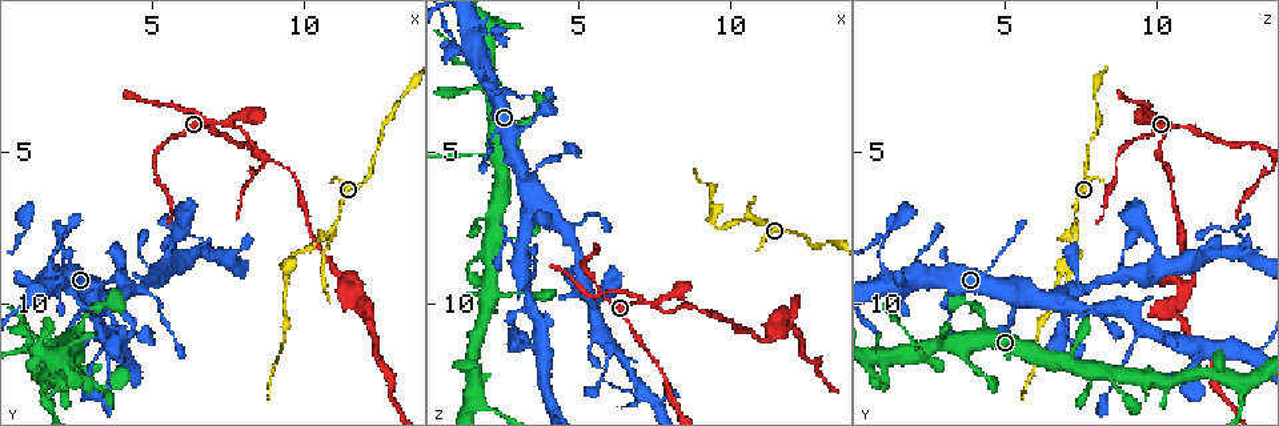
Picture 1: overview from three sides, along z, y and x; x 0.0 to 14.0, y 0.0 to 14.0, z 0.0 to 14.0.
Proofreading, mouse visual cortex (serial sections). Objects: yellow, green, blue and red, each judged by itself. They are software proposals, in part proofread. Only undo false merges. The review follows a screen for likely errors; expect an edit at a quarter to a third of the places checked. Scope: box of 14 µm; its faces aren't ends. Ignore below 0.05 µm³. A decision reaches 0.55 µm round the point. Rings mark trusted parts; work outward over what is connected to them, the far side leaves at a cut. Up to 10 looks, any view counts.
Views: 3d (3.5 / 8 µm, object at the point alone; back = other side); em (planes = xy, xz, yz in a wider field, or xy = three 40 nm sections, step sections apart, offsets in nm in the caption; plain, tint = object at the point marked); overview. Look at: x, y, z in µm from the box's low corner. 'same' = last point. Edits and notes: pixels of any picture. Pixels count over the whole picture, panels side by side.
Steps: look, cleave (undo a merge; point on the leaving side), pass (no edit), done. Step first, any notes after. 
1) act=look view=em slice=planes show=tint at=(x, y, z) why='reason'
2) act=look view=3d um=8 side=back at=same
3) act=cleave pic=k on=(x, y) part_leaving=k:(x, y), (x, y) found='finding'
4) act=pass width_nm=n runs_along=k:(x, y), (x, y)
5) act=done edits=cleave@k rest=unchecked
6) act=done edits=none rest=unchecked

act=look view=3d um=3.5 at=(3.3, 10.7, 9.5) why='small branch off a trunk'

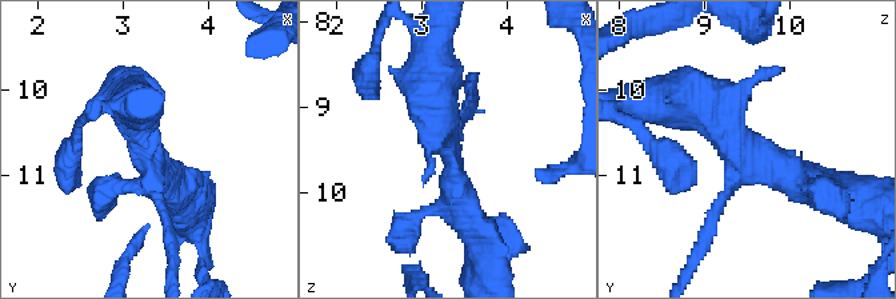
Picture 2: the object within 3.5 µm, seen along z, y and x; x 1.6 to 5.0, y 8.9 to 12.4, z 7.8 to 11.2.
act=look view=em slice=xy step=1 show=tint at=(3.30, 10.70, 9.50)

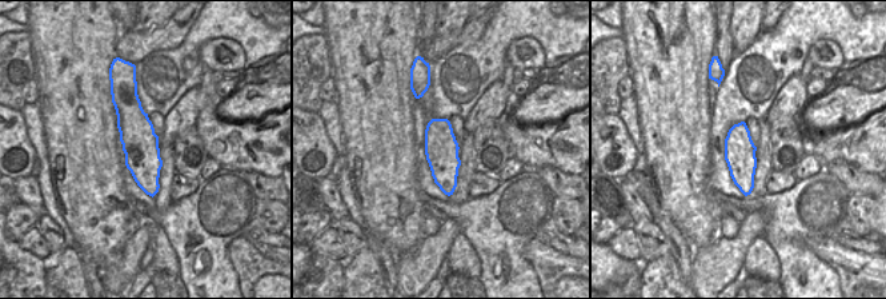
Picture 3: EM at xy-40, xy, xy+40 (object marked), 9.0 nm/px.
act=pass arms=3 arm_widths_nm=150,400,600 runs_along=3:(129, 94), (129, 114), (152, 191) found='one cell here'

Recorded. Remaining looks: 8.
act=look view=3d um=8 side=back at=(5.9, 7.6, 12.5) why='calibre changes'

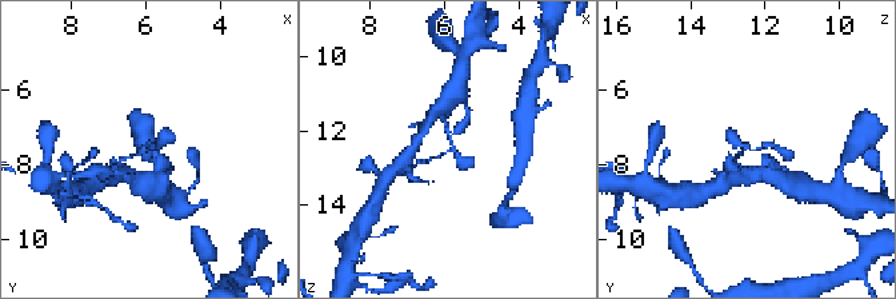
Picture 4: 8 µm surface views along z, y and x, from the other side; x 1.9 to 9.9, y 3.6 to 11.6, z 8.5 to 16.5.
act=look view=3d um=3.5 at=(5.9, 7.5, 12.4) why='closer look'

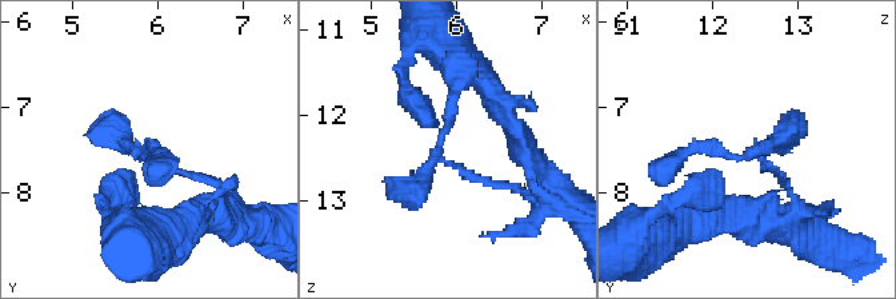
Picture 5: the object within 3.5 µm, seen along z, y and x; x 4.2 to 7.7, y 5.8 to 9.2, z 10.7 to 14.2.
act=look view=em slice=xy step=5 show=tint at=(5.85, 7.55, 12.50)

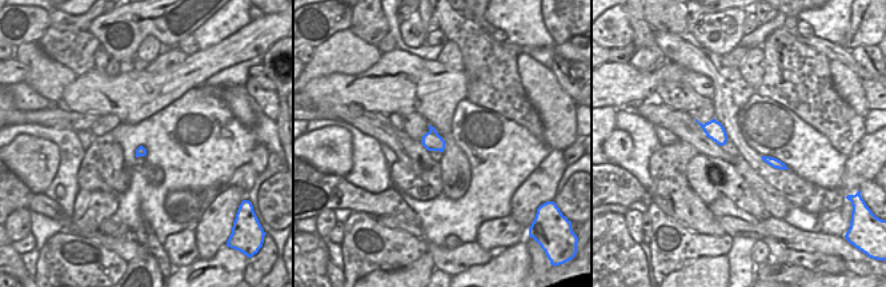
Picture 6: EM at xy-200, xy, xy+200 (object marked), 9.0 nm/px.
act=pass runs_along=5:(216, 183), (115, 134), (86, 134) found='continuous, no second cell'

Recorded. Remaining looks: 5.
act=look view=3d um=8 at=(7.5, 4.0, 10.1) why='calibre changes'

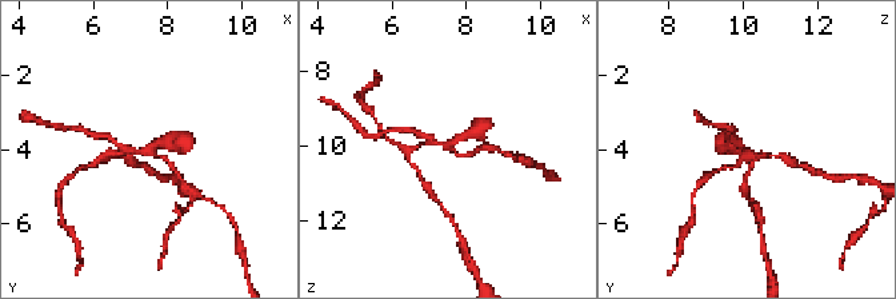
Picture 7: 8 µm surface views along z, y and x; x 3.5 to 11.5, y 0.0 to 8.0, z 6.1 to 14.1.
act=look view=em slice=planes show=tint at=(7.4, 4.1, 10.0) arms=4 arm_widths_nm=150,150,200,300 why='shape alone is not enough'

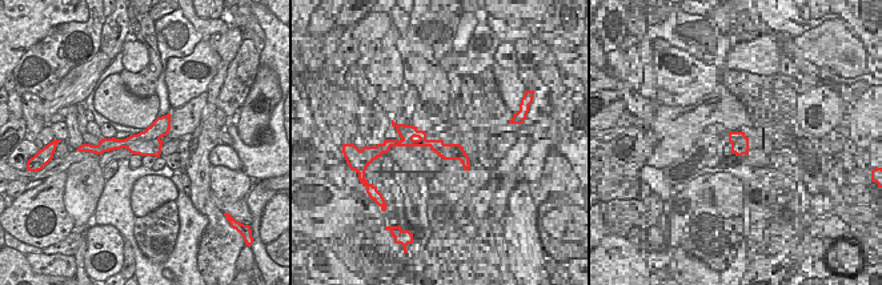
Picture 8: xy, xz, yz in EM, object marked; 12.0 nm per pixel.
act=cleave pic=7 on=(470, 154) part_leaving=7:(130, 151), (164, 156), (176, 172) found='a second cell is stuck on'

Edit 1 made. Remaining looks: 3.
act=done edits=cleave@7 rest=unchecked

